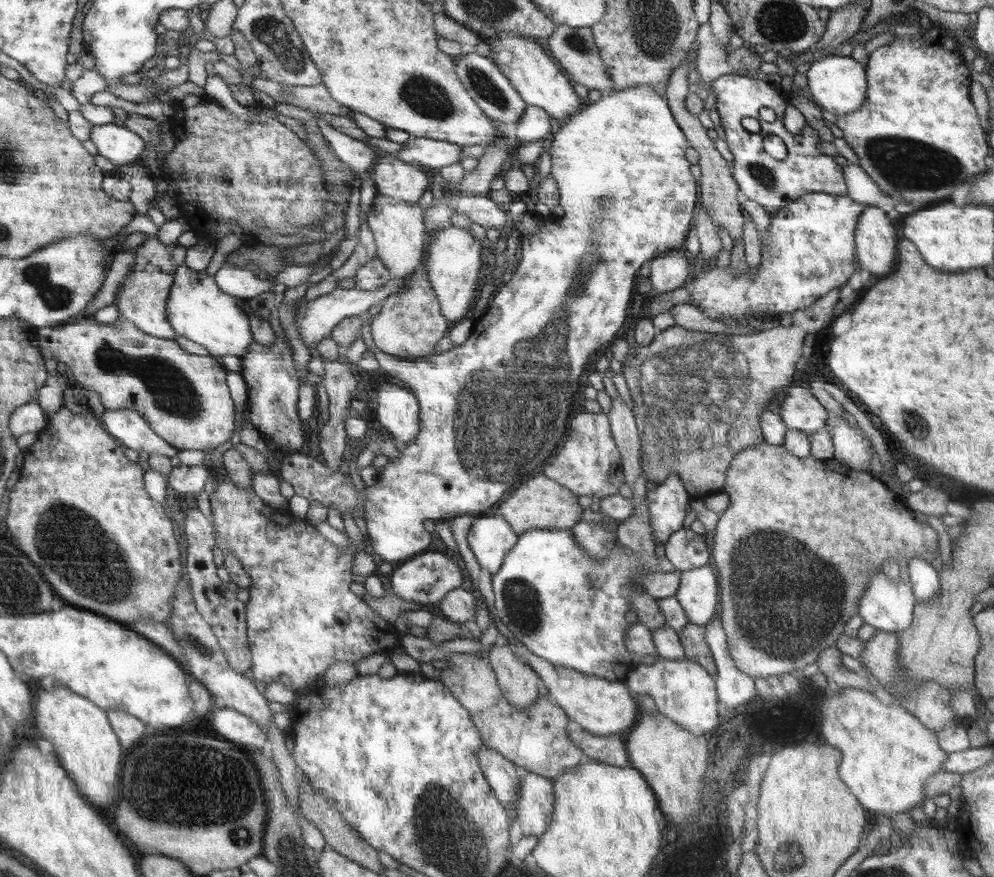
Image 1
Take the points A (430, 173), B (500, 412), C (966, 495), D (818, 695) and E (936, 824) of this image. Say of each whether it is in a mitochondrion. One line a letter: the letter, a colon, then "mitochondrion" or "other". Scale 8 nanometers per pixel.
A: other
B: mitochondrion
C: other
D: other
E: other

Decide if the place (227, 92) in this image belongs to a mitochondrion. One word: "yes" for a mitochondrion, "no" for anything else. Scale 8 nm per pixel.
no

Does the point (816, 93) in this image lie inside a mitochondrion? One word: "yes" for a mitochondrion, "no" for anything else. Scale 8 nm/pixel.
no

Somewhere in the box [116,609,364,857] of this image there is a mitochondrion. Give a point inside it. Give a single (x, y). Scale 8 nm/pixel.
(236, 818)

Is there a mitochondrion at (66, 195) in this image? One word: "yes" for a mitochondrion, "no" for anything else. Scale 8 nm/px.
no

